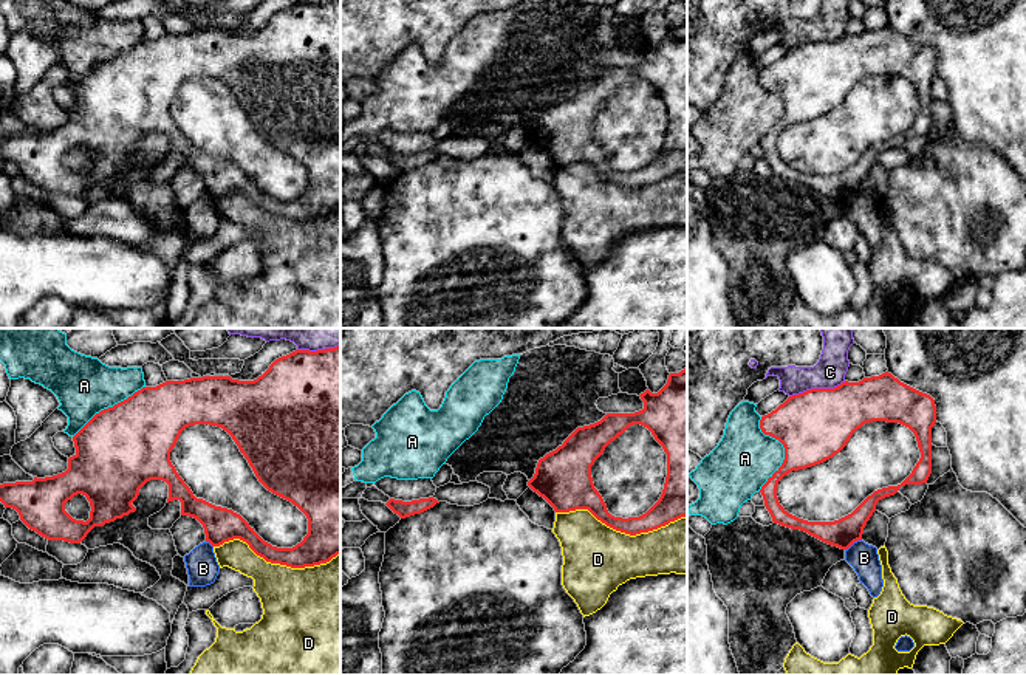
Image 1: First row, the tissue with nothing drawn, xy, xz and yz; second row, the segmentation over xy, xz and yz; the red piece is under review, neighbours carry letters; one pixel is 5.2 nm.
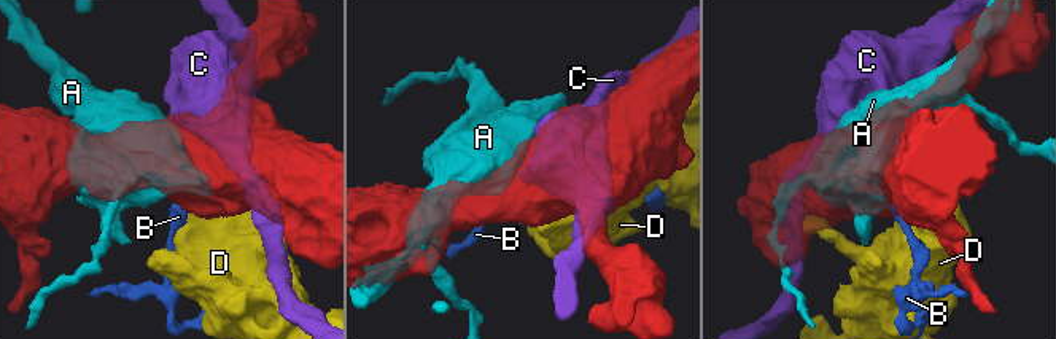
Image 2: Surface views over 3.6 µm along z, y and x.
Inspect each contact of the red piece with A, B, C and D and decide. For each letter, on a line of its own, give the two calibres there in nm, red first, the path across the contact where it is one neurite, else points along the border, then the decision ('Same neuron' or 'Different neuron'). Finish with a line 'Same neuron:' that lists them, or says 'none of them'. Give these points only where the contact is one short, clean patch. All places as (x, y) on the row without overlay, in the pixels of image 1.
A: Thickness 360 nm (red) against 320 nm. Different neuron
B: Thickness 150 nm (red) against 150 nm. Boundary: yz (861, 192), (845, 203). Different neuron
C: Thickness 360 nm (red) against 160 nm. Different neuron
D: Thickness 130 nm (red) against 360 nm. Different neuron
Same neuron: none of them

